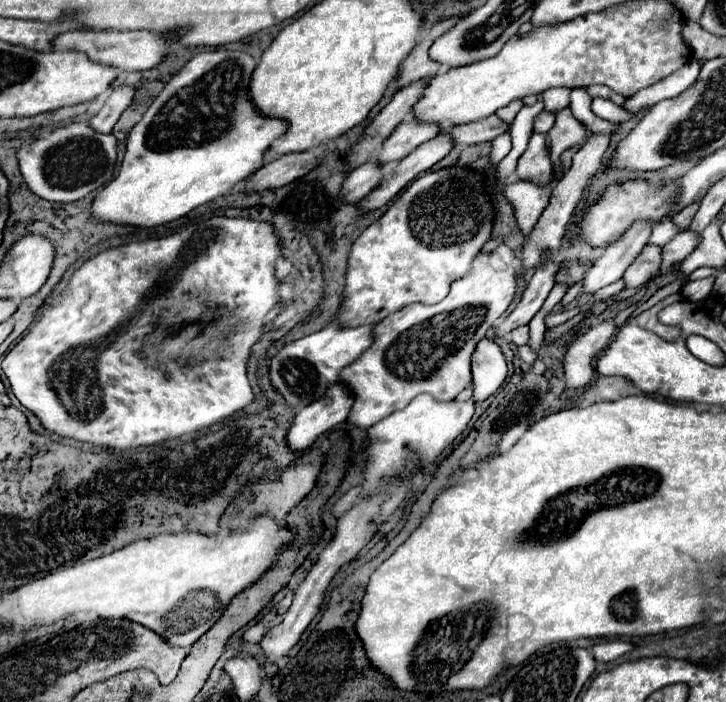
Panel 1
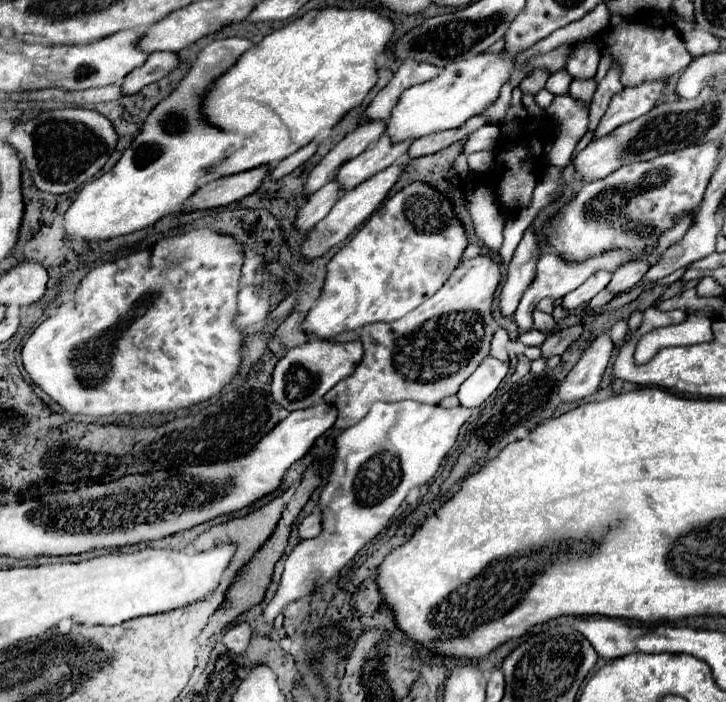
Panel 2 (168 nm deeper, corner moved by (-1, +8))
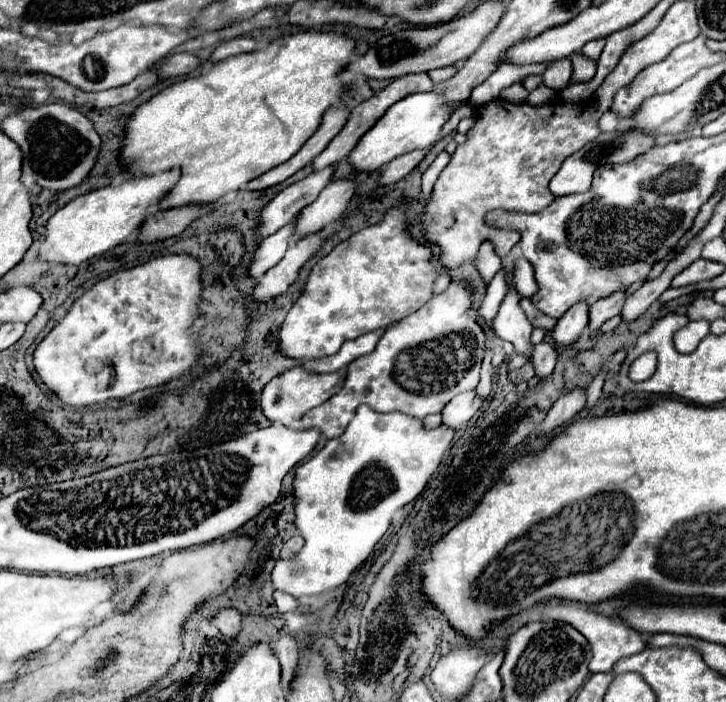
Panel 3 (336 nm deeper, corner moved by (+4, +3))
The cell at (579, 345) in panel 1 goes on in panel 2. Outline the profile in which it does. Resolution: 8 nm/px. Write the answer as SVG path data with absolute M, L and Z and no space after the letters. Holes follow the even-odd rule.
M600 334L590 348L582 354L578 364L570 370L570 376L560 384L560 402L576 402L594 394L602 382L602 374L610 362L614 344L608 334Z

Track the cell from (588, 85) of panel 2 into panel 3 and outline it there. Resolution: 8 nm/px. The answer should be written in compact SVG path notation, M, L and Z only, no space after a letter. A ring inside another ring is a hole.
M579 53L571 55L571 63L573 63L573 77L571 83L587 83L593 79L595 75L595 61L589 61L587 57L581 57Z

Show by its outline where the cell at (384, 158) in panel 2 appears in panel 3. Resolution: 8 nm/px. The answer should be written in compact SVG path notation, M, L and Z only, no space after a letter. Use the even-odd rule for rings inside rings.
M353 179L331 181L319 193L319 197L299 213L297 237L315 233L321 227L325 227L327 223L341 217L343 211L349 207L349 201L355 195L355 191L357 191L357 183Z

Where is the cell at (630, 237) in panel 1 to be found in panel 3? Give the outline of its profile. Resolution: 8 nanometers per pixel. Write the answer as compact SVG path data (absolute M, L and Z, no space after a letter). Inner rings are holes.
M581 301L569 307L569 311L565 311L565 315L557 321L555 329L551 331L551 337L559 347L573 345L587 327L587 323L589 323L589 305Z

